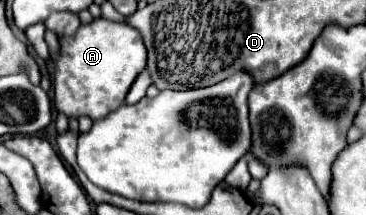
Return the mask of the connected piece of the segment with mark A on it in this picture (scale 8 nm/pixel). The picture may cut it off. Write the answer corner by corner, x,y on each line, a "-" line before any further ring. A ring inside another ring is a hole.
103,17
93,19
91,23
85,23
77,29
75,35
71,37
59,37
59,55
53,61
55,73
53,73
53,101
57,113
65,113
67,117
91,117
101,119
107,113
119,109
123,105
123,97
127,95
129,87
137,79
137,75
145,69
145,45
137,29
129,27
127,23
115,23
107,21

